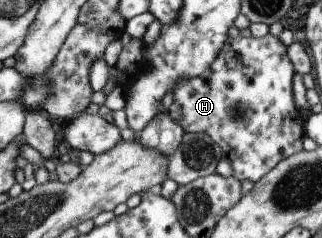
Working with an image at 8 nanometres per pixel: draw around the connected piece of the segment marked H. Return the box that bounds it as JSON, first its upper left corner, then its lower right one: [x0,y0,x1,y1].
[166,36,305,183]

